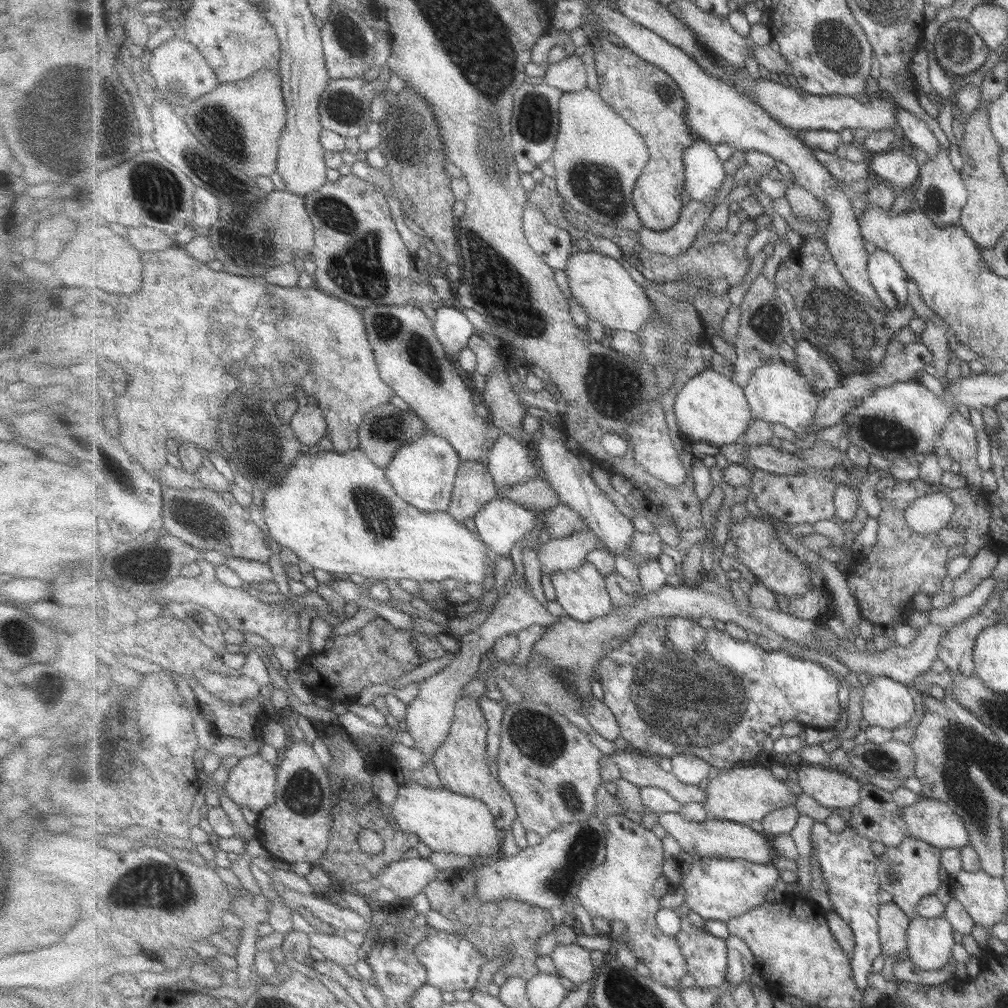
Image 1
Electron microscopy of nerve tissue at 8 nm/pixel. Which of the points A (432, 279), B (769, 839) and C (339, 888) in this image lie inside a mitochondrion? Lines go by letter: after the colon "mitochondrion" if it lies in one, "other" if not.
A: other
B: other
C: other

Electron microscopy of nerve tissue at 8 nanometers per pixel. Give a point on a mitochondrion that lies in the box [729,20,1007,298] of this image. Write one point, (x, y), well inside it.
(956, 45)

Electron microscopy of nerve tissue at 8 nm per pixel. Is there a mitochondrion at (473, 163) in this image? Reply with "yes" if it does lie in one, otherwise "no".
no

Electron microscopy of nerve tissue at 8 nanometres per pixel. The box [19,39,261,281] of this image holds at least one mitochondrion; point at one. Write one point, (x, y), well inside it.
(62, 120)

